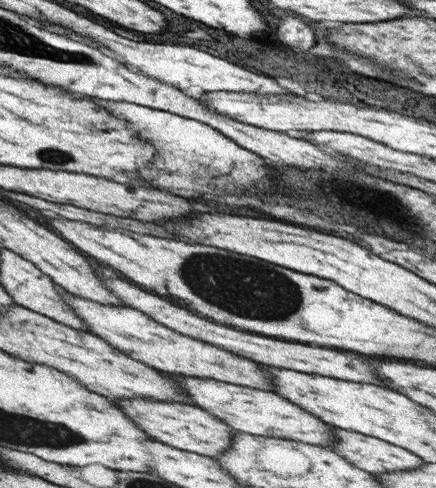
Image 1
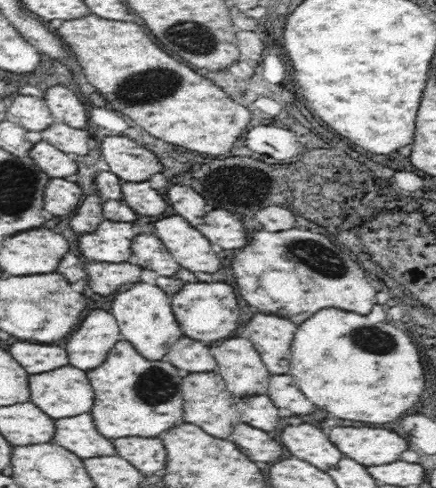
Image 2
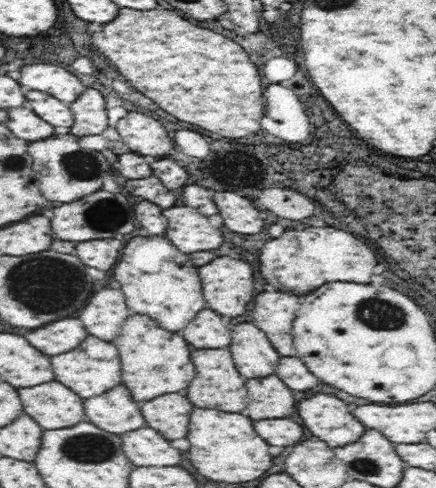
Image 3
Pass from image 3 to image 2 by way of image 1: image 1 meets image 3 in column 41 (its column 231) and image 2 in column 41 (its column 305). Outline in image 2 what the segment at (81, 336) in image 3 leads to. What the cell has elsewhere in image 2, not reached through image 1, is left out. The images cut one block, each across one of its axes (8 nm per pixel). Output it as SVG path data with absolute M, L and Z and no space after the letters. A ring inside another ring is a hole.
M16 342L8 352L28 374L42 374L68 364L66 352L60 346L34 346L30 352L30 342Z

